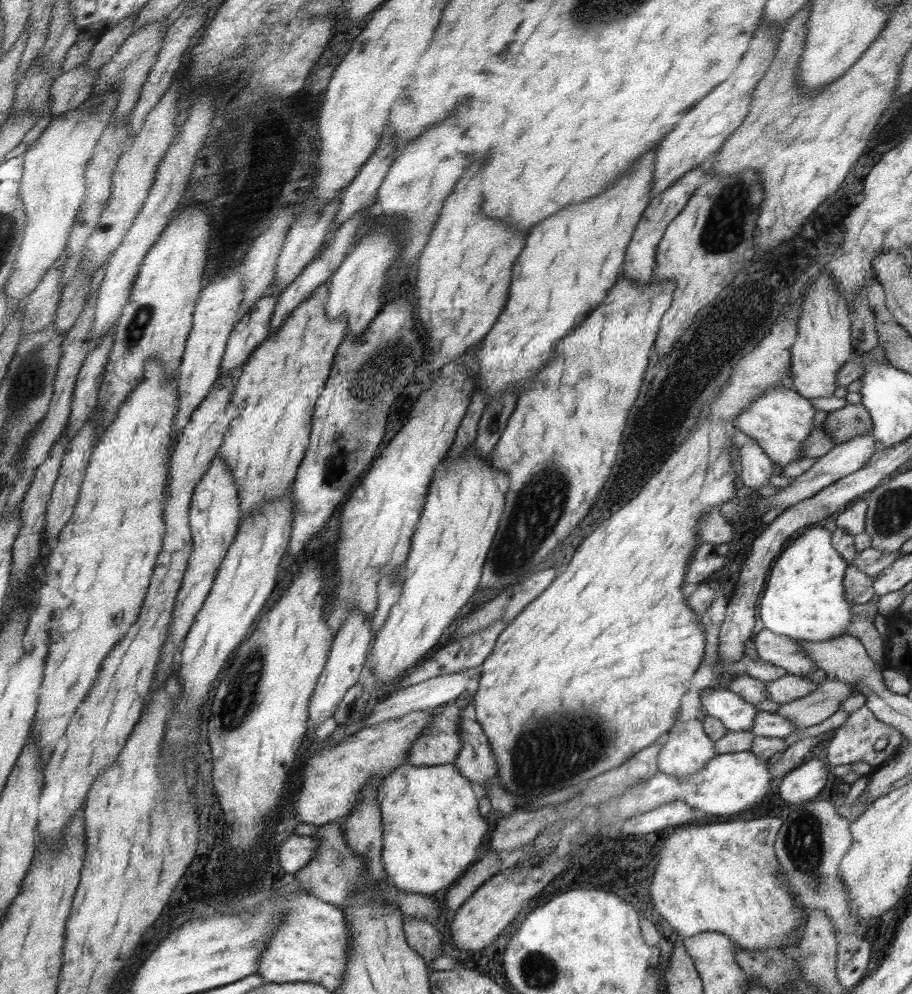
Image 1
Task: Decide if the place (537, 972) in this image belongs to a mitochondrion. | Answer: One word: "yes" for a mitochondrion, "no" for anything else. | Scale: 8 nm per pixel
yes

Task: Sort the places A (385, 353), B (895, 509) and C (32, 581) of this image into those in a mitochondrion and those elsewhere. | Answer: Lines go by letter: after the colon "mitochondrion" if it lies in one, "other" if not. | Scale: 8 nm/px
A: mitochondrion
B: mitochondrion
C: other

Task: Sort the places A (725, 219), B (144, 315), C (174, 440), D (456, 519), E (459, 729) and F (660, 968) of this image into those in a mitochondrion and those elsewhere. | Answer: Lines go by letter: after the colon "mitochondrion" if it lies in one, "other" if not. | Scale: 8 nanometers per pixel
A: mitochondrion
B: mitochondrion
C: other
D: other
E: other
F: other

